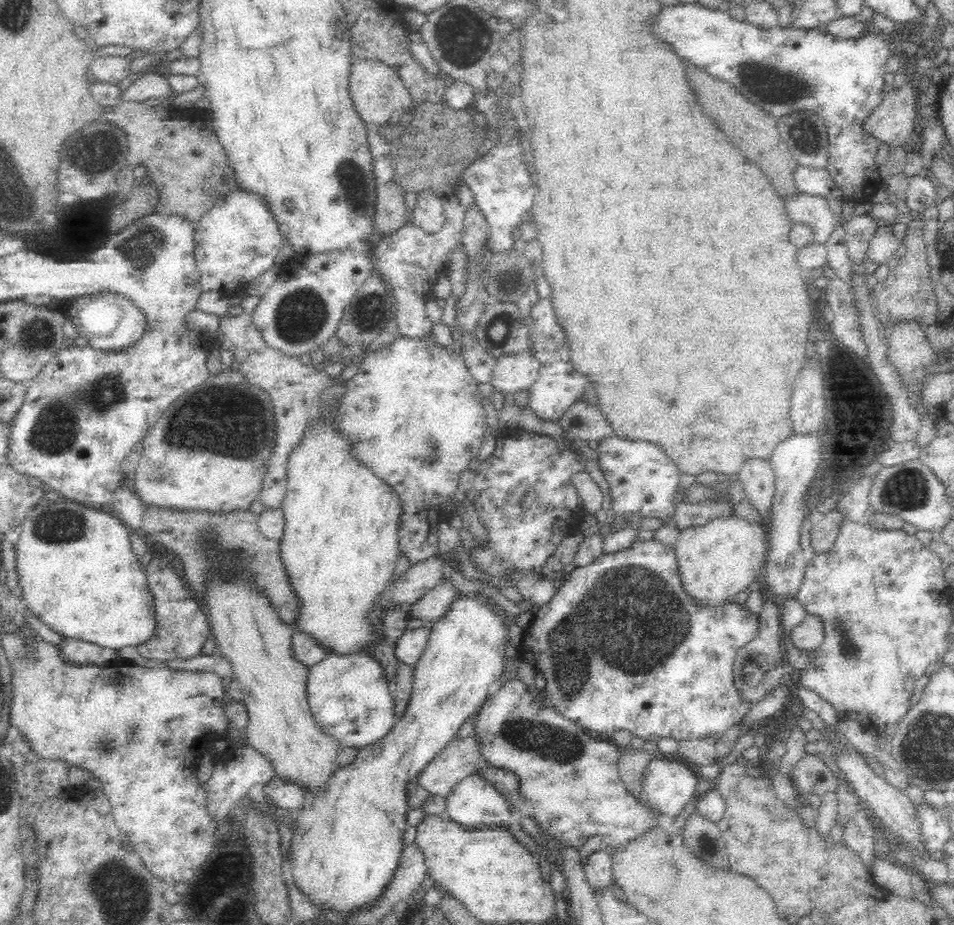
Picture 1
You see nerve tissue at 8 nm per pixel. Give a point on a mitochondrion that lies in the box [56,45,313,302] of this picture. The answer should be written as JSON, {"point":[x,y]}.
{"point":[143,246]}

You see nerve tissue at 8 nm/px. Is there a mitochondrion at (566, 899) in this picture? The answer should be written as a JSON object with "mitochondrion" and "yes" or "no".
{"mitochondrion":"no"}

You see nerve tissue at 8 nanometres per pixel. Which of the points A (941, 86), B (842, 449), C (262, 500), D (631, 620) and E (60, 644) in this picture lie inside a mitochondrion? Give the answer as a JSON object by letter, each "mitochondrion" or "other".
{"A":"other","B":"other","C":"other","D":"mitochondrion","E":"other"}

